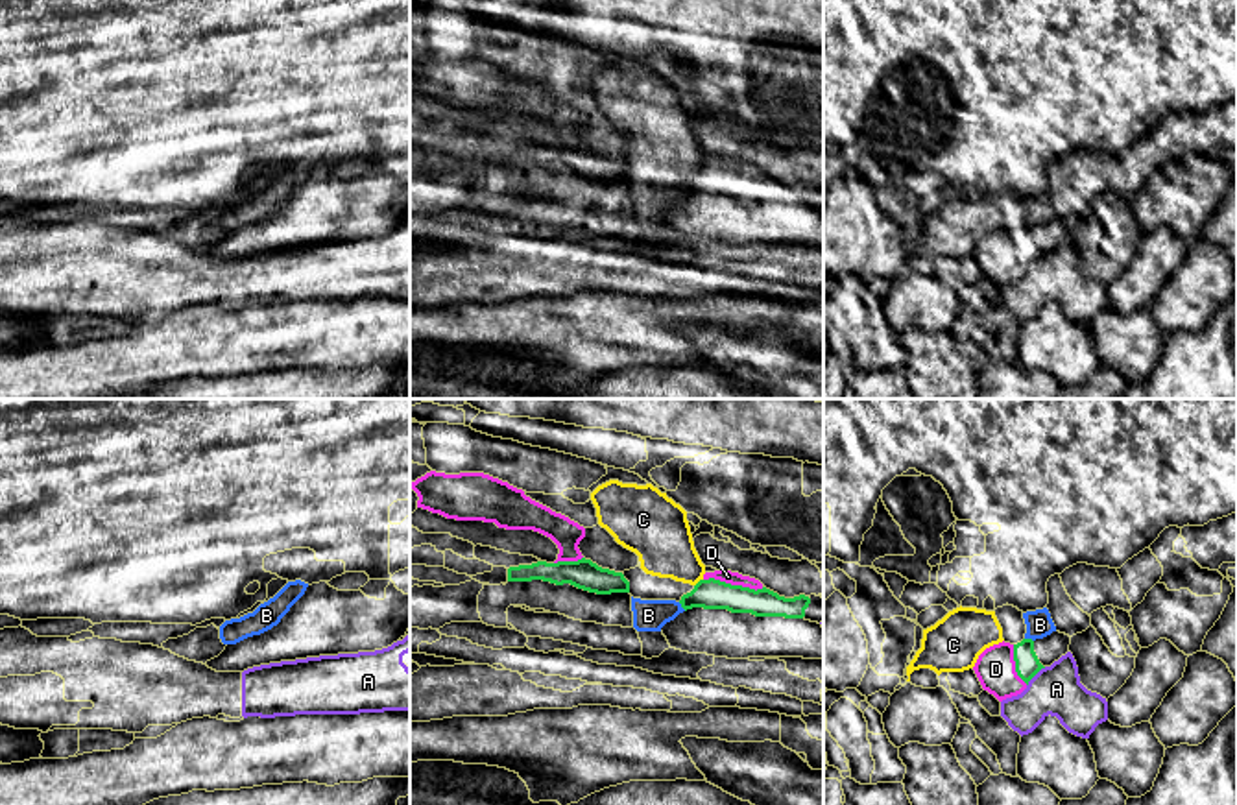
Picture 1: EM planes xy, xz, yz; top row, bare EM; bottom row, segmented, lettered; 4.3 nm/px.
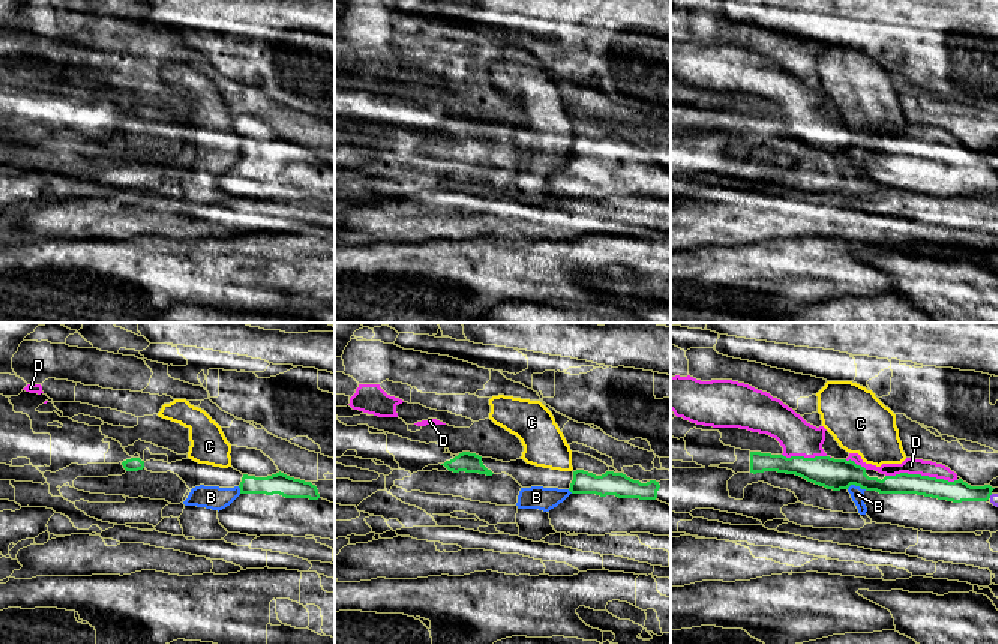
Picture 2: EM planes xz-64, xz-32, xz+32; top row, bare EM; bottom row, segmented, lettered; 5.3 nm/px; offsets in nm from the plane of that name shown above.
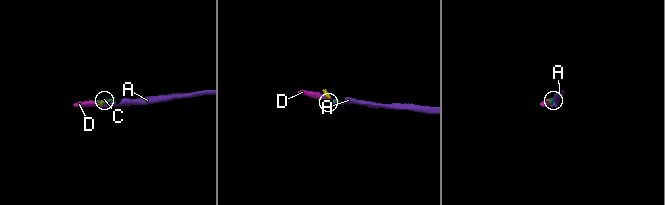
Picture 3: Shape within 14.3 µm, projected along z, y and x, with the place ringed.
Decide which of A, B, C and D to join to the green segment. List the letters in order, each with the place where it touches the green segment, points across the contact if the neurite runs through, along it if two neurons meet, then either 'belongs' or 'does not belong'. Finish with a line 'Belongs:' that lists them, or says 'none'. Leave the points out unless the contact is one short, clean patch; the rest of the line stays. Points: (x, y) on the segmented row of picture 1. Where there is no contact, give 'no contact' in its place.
A: meets green in yz at (1034, 674); does not belong
B: meets green in xz at (682, 606); border along xz (678, 602), (685, 610); does not belong
C: meets green in xz at (698, 582); border along xz (702, 578), (695, 586); does not belong
D: meets green in xz at (733, 586); belongs
Belongs: D

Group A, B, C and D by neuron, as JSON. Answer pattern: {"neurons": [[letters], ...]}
{"neurons": [["A"], ["B", "C"], ["D"]]}

